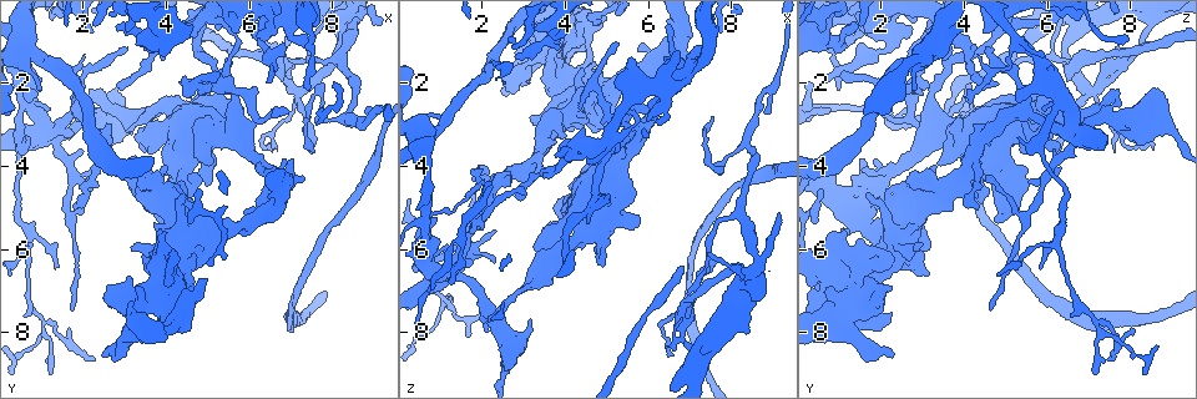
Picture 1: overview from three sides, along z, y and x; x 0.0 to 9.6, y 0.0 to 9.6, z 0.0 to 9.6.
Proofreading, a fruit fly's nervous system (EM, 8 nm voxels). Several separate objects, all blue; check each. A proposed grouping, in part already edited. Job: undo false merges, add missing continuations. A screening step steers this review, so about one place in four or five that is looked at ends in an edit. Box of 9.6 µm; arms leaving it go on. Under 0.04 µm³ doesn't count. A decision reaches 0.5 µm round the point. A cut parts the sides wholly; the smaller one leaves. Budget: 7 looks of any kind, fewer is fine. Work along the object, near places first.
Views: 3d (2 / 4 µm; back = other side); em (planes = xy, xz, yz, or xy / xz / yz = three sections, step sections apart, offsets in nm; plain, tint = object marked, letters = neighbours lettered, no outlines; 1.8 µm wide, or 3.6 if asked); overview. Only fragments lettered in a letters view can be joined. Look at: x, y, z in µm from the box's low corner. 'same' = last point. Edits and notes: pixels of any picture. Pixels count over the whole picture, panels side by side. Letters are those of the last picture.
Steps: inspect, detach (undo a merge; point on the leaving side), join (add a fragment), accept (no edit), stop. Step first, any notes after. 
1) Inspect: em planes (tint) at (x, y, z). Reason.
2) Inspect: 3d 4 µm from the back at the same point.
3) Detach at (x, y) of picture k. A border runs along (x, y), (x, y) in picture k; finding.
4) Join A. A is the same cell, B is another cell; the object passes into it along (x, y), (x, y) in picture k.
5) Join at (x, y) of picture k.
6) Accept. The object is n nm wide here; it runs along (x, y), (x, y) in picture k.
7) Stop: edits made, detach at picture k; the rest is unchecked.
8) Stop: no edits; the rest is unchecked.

Inspect: 3d 2 µm at (6.80, 1.95, 6.50).

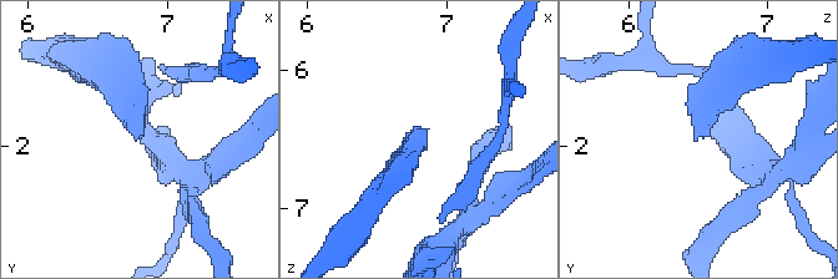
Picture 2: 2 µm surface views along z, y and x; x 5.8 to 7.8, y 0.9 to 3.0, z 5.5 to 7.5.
Inspect: em 3.6 µm planes (tint) at (6.78, 1.96, 6.44). Now the EM.

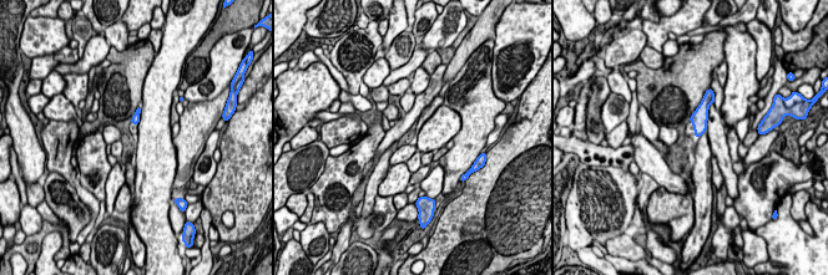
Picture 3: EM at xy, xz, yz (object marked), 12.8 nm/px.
Inspect: em 3.6 µm planes (letters) at the same point. See the neighbours.

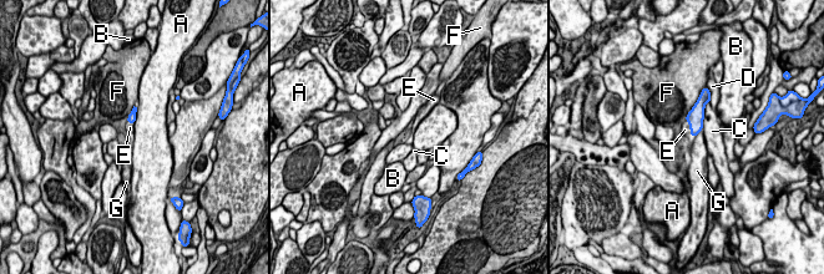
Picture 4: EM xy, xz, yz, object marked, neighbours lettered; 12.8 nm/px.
Join E. E is the same cell, A, B, C, D, F and G are other cells; it goes on there.

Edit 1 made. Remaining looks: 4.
Inspect: overview.

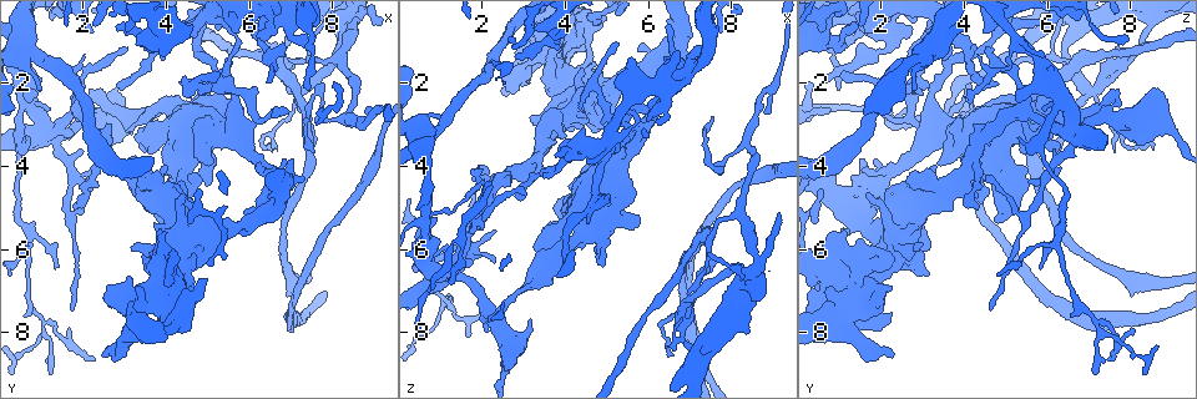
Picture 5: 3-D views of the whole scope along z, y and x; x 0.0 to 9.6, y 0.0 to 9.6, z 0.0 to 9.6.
Inspect: 3d 4 µm at (3.20, 7.70, 1.05). Sharp bend.

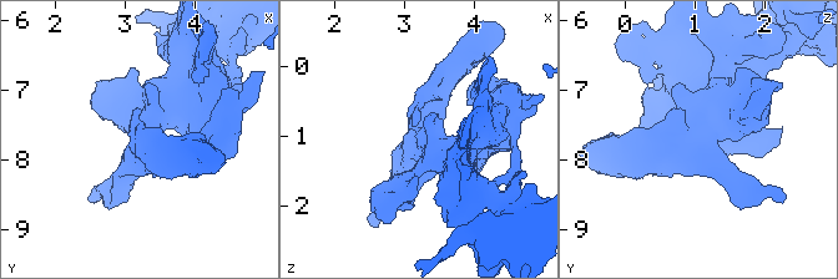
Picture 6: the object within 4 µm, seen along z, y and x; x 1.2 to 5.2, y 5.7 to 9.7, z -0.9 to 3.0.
Inspect: em xy step 16 (letters) at (3.20, 7.75, 1.05).

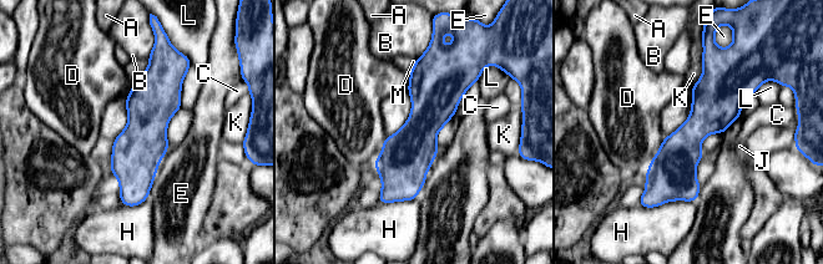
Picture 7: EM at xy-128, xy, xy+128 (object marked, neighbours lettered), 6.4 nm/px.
Accept. A, B, C, D, E, H, J, K, L and M are other cells; all the same neuron.

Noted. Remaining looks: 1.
Stop: edits made, join at picture 4; the rest is unchecked.

